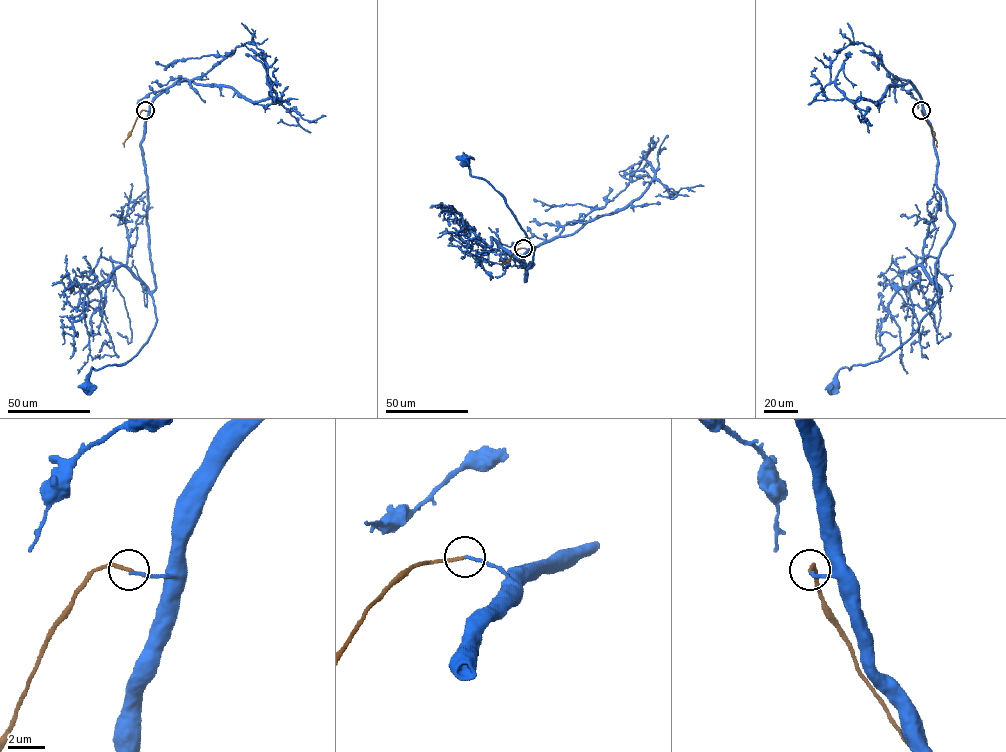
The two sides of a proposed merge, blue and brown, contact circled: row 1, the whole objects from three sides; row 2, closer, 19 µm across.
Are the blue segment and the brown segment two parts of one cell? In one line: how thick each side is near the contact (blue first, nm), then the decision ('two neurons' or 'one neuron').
calibres 160 and 190 nm; one neuron

